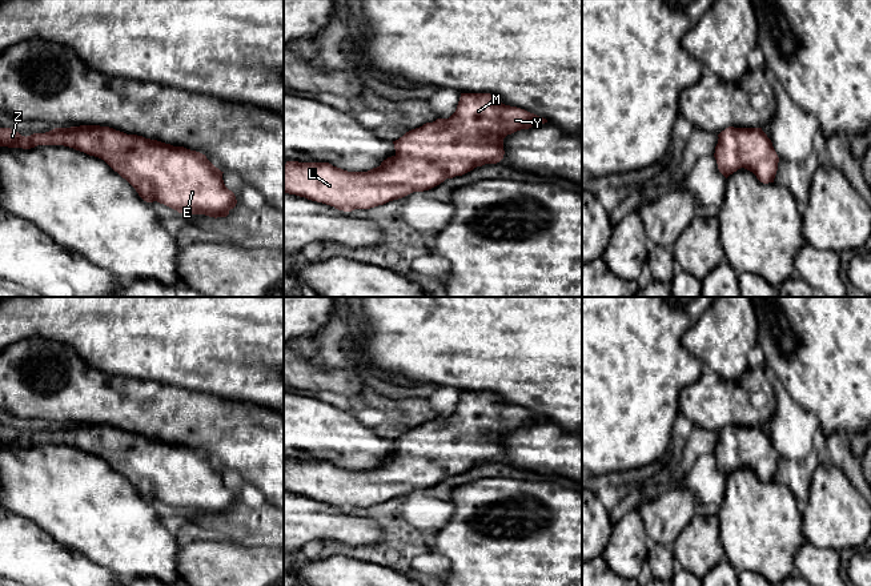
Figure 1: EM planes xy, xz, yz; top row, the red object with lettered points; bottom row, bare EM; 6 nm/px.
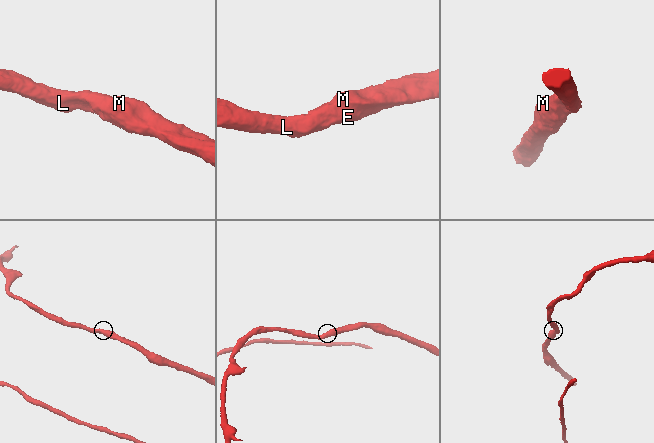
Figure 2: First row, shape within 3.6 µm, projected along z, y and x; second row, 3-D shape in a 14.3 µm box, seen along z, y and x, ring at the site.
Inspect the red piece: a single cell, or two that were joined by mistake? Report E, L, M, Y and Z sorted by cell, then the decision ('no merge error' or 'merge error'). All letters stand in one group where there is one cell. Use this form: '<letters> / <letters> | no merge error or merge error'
E L M Y Z | no merge error

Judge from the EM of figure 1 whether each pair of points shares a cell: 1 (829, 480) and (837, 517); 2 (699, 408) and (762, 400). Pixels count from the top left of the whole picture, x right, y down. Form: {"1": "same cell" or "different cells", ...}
{"1": "same cell", "2": "same cell"}

